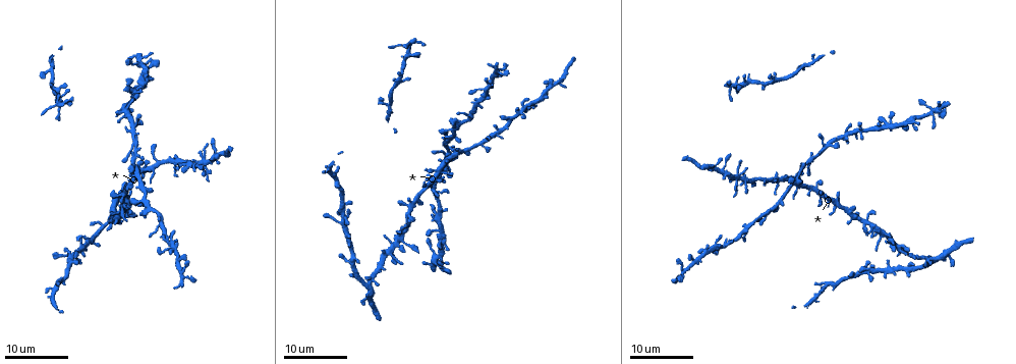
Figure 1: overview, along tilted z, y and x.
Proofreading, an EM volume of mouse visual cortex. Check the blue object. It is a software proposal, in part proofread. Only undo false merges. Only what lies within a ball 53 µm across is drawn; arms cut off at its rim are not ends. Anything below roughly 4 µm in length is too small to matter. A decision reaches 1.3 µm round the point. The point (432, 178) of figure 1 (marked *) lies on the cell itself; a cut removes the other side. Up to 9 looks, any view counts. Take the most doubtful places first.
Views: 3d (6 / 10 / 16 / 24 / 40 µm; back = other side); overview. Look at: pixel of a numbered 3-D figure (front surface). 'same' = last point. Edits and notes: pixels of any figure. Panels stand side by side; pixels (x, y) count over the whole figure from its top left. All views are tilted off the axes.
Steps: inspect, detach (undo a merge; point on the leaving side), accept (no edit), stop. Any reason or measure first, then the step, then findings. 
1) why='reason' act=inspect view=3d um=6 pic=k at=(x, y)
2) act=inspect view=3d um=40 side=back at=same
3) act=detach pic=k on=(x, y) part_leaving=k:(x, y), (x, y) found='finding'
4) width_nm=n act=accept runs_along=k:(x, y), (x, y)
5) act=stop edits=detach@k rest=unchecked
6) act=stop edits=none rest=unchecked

why='looks like a crossing' act=inspect view=3d um=16 pic=1 at=(132, 152)

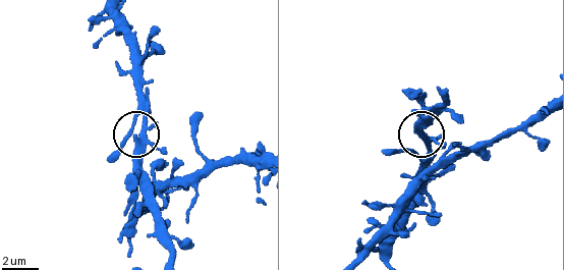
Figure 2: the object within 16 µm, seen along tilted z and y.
act=inspect view=3d um=10 pic=2 at=(141, 134)

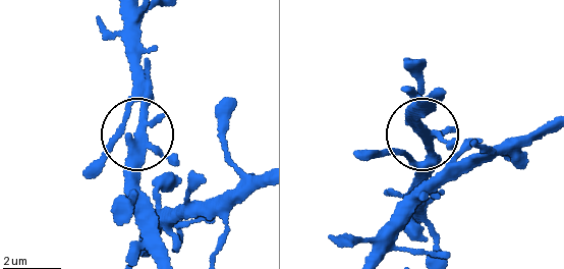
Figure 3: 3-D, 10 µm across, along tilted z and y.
act=accept runs_along=3:(365, 259), (466, 146), (416, 135), (409, 103) found='one cell here'

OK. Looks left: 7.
why='four-way junction' act=inspect view=3d um=24 pic=1 at=(850, 133)

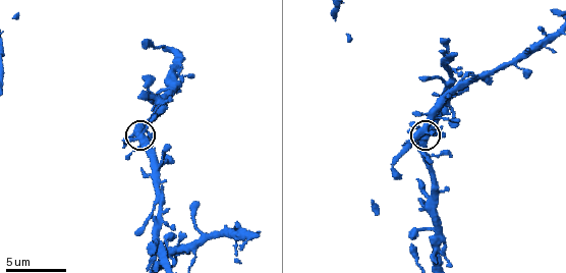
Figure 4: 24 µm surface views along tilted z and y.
act=inspect view=3d um=6 pic=4 at=(139, 135)

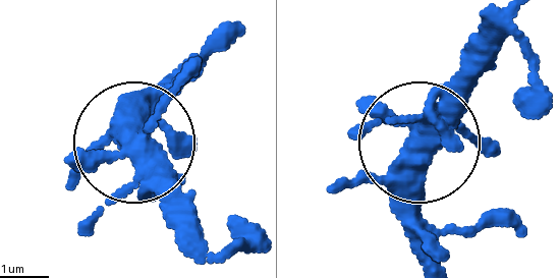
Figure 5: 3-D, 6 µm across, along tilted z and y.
act=inspect view=3d um=6 side=back pic=5 at=(126, 145)

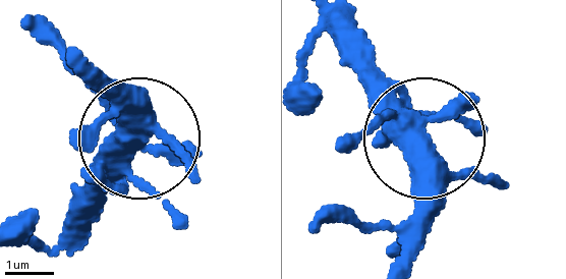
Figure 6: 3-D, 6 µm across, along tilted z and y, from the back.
side_arm_um=20 arms=4 act=accept found='one cell here'

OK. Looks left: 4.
why='four-way junction' act=inspect view=3d um=24 pic=1 at=(341, 221)

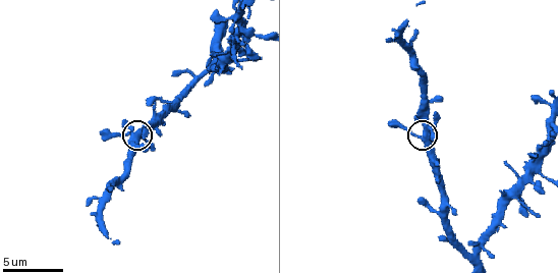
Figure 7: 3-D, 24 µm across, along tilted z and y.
why='closer look' act=inspect view=3d um=10 pic=7 at=(422, 136)

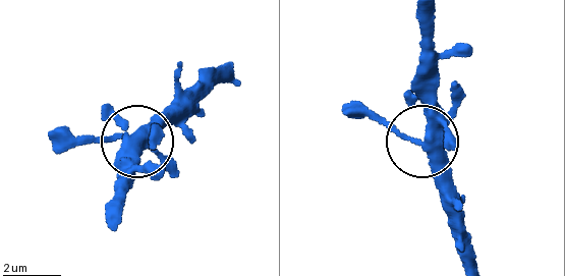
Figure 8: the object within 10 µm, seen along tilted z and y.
act=accept runs_along=8:(472, 267), (443, 157), (386, 125), (353, 119) found='continuous, no second cell'

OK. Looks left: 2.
why='four or more arms meet' act=inspect view=3d um=6 pic=4 at=(205, 238)

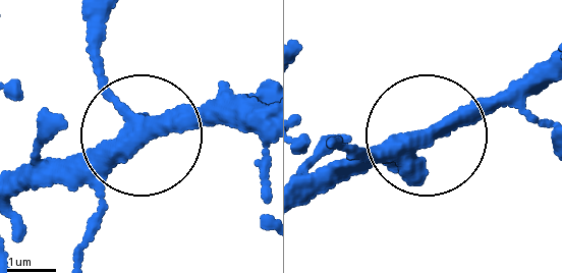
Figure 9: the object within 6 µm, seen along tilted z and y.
width_nm=340 act=accept found='continuous, no second cell'

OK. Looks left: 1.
act=stop edits=none rest=unchecked

